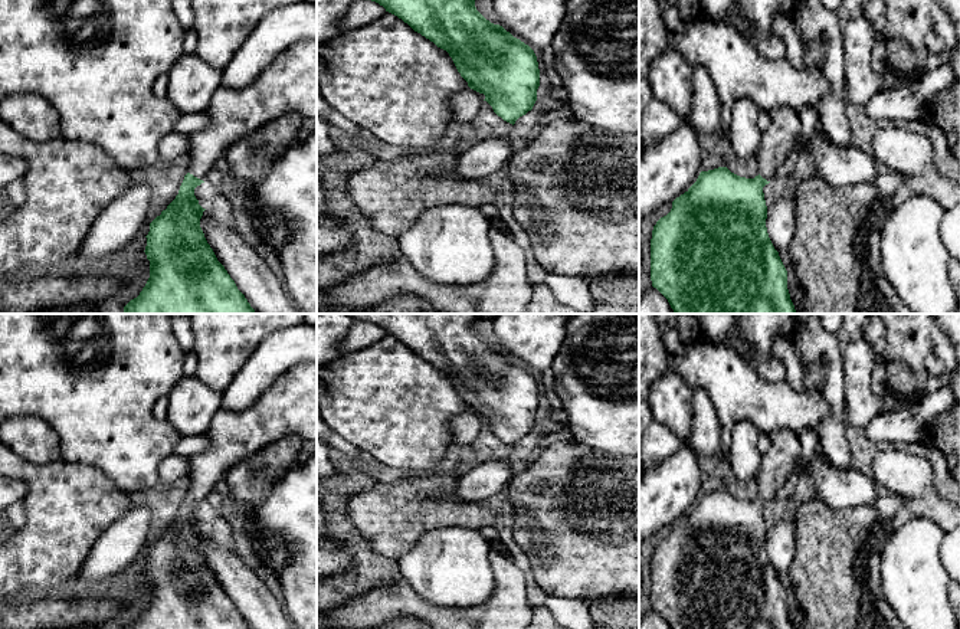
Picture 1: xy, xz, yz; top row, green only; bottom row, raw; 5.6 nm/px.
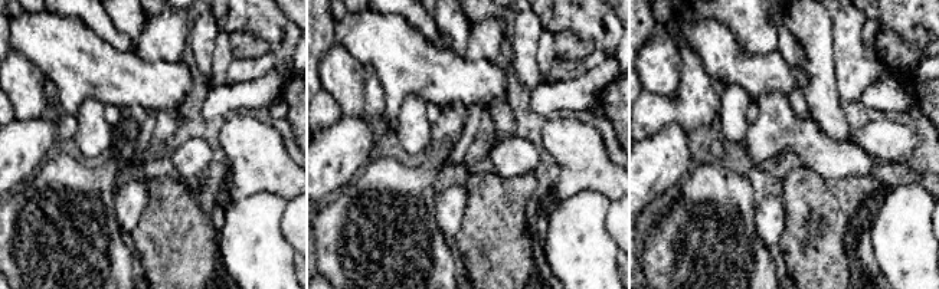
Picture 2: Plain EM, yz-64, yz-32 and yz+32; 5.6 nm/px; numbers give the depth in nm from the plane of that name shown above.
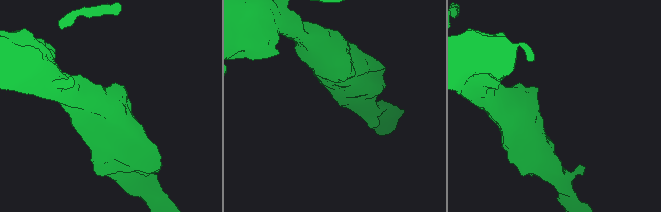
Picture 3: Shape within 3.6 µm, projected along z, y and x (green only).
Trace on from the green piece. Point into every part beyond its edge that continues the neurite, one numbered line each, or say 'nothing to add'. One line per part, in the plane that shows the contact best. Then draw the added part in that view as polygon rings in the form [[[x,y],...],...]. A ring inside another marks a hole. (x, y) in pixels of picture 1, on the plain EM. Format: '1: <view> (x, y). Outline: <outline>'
1: xy (288, 406). Outline: [[[317,361],[284,371],[253,404],[240,412],[220,409],[204,435],[210,448],[191,456],[189,495],[204,502],[227,469],[284,436],[298,435],[317,443]]]

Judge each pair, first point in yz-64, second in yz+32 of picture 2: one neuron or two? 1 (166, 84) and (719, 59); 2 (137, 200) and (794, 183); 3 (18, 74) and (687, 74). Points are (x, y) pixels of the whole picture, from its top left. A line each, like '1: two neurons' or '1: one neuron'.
1: one neuron
2: two neurons
3: two neurons

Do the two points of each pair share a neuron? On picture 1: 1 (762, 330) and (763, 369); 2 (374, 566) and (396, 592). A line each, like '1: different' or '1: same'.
1: same
2: different

